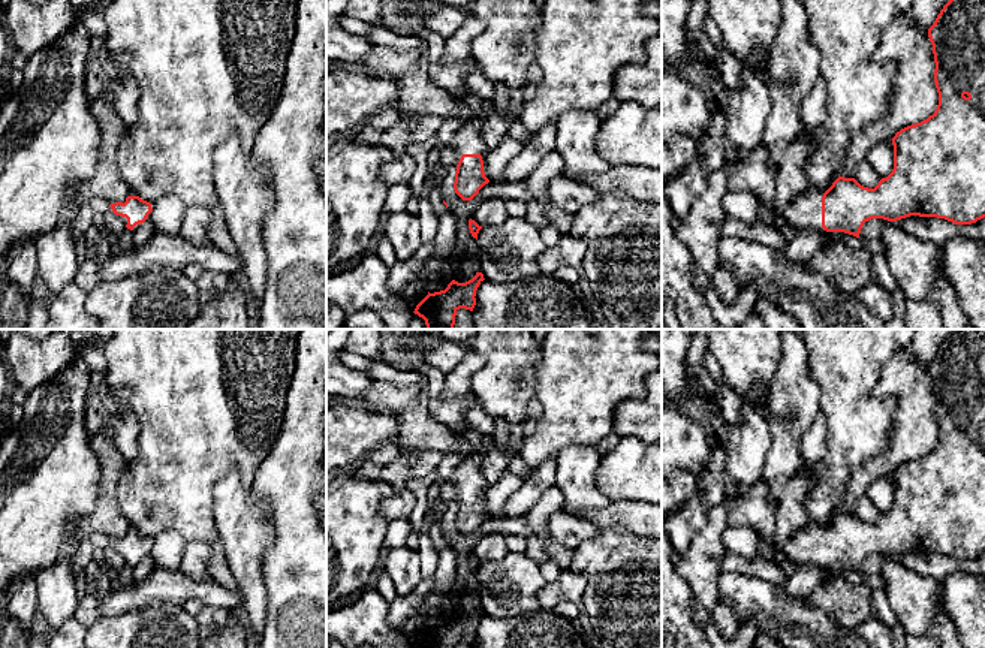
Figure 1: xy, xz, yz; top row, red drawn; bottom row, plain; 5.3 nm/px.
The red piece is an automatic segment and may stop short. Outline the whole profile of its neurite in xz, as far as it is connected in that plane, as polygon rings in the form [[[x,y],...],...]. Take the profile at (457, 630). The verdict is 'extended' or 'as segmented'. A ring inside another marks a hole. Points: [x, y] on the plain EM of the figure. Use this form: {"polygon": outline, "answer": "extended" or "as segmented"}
{"polygon": [[[476,608],[476,611],[466,618],[452,615],[445,626],[428,627],[413,648],[457,648],[460,644],[473,647],[476,641],[476,626],[484,615],[482,608]]], "answer": "as segmented"}

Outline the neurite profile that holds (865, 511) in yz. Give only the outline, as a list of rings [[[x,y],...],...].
[[[865,495],[859,500],[855,515],[864,522],[874,524],[879,519],[880,512],[876,509],[873,501]]]

